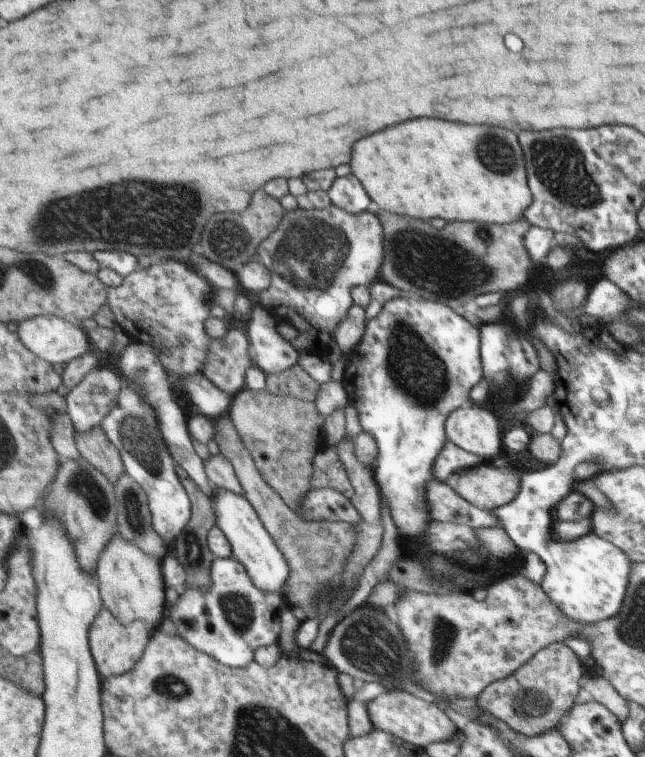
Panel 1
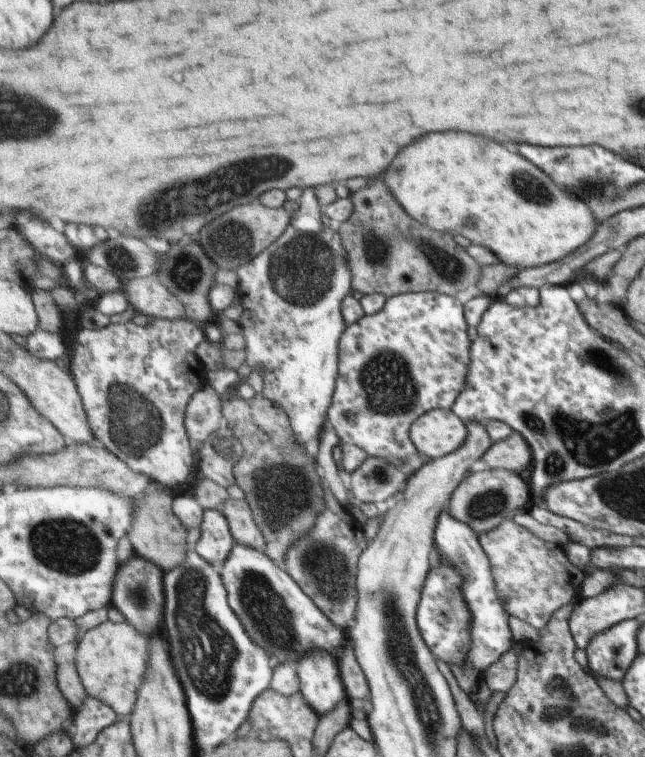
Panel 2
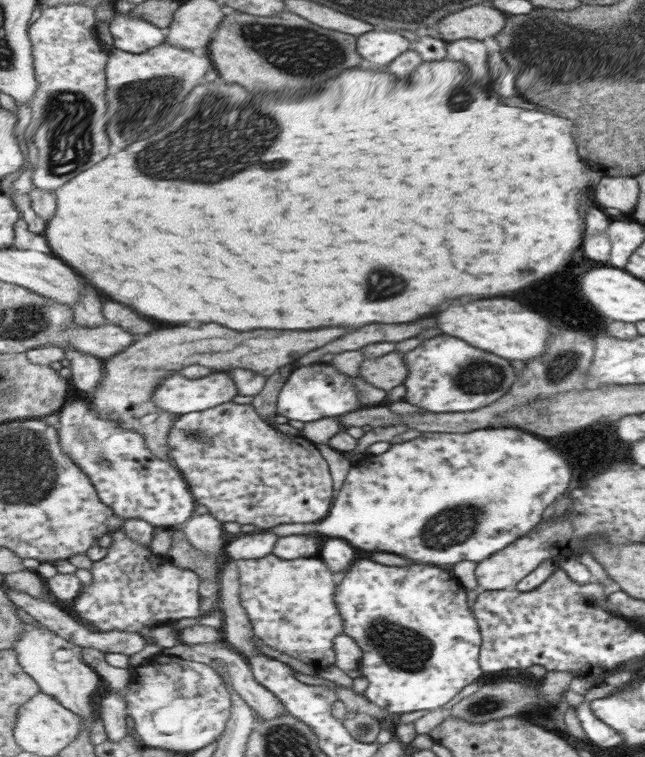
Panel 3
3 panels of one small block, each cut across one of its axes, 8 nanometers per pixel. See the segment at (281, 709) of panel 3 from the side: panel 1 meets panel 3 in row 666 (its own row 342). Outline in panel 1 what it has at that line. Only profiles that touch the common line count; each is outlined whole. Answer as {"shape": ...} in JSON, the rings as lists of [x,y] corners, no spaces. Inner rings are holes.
{"shape":[[[233,328],[225,338],[212,340],[205,376],[234,398],[246,388],[247,371],[254,365],[248,333]]]}

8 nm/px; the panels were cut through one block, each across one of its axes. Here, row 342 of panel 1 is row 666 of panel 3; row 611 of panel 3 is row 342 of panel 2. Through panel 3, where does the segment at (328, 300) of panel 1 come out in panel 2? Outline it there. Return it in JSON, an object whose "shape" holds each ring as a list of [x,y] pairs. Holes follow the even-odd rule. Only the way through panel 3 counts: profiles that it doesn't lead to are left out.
{"shape":[[[315,188],[305,190],[300,209],[293,213],[287,230],[267,250],[251,262],[240,266],[237,288],[244,308],[238,324],[247,340],[246,360],[252,368],[263,373],[263,394],[288,412],[297,442],[317,457],[321,432],[328,422],[337,378],[340,377],[340,342],[348,323],[344,318],[344,298],[349,296],[348,250],[336,226],[327,227],[323,222],[323,208]]]}

